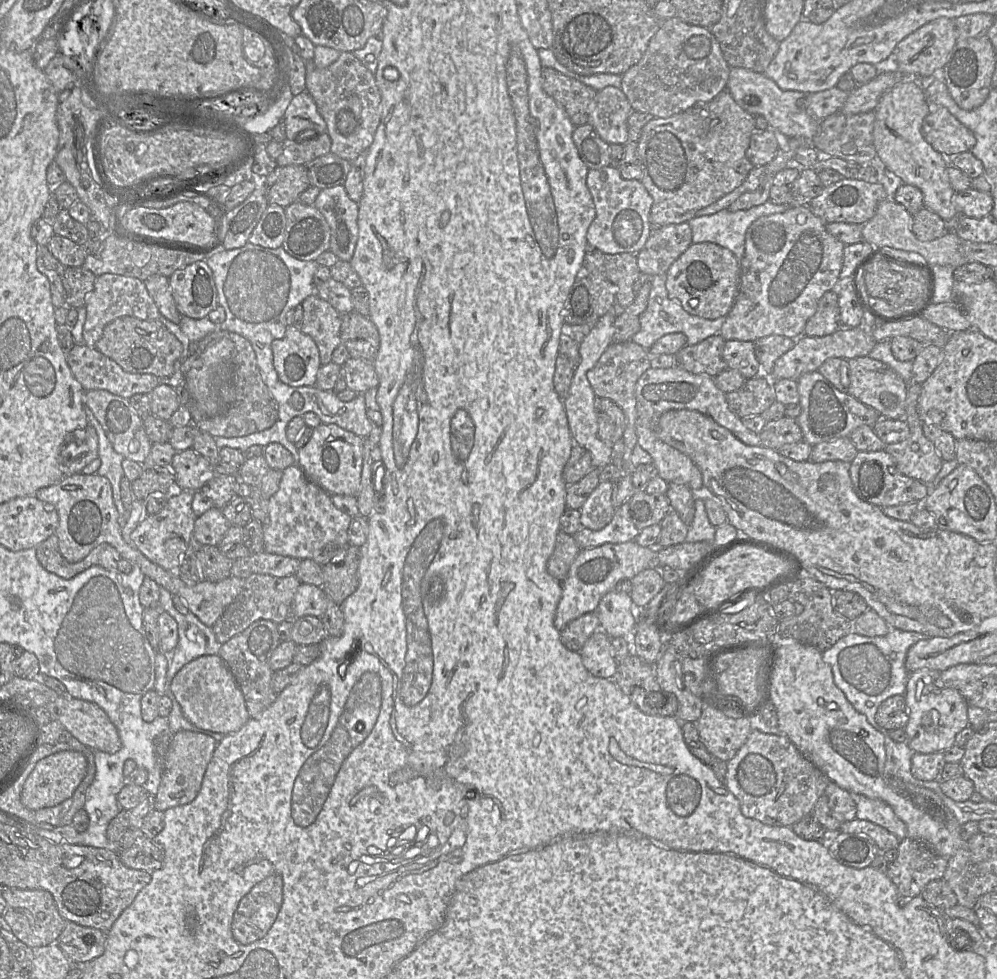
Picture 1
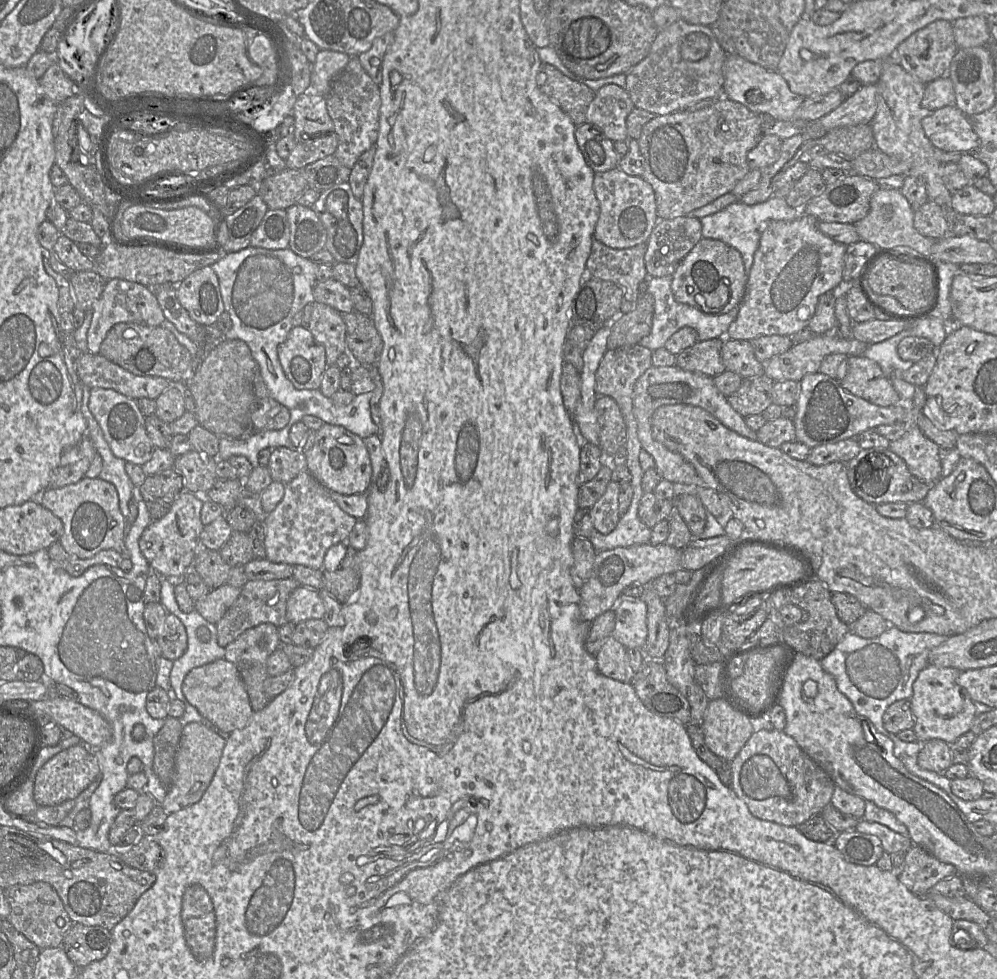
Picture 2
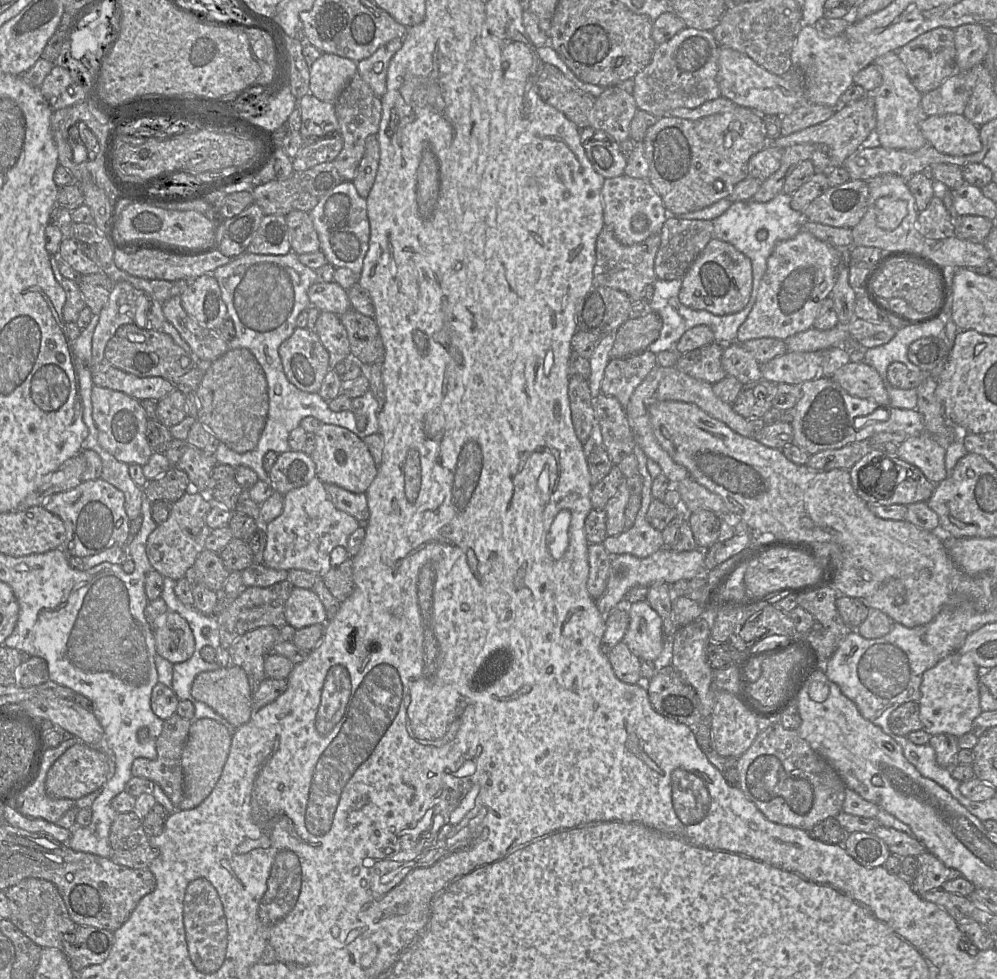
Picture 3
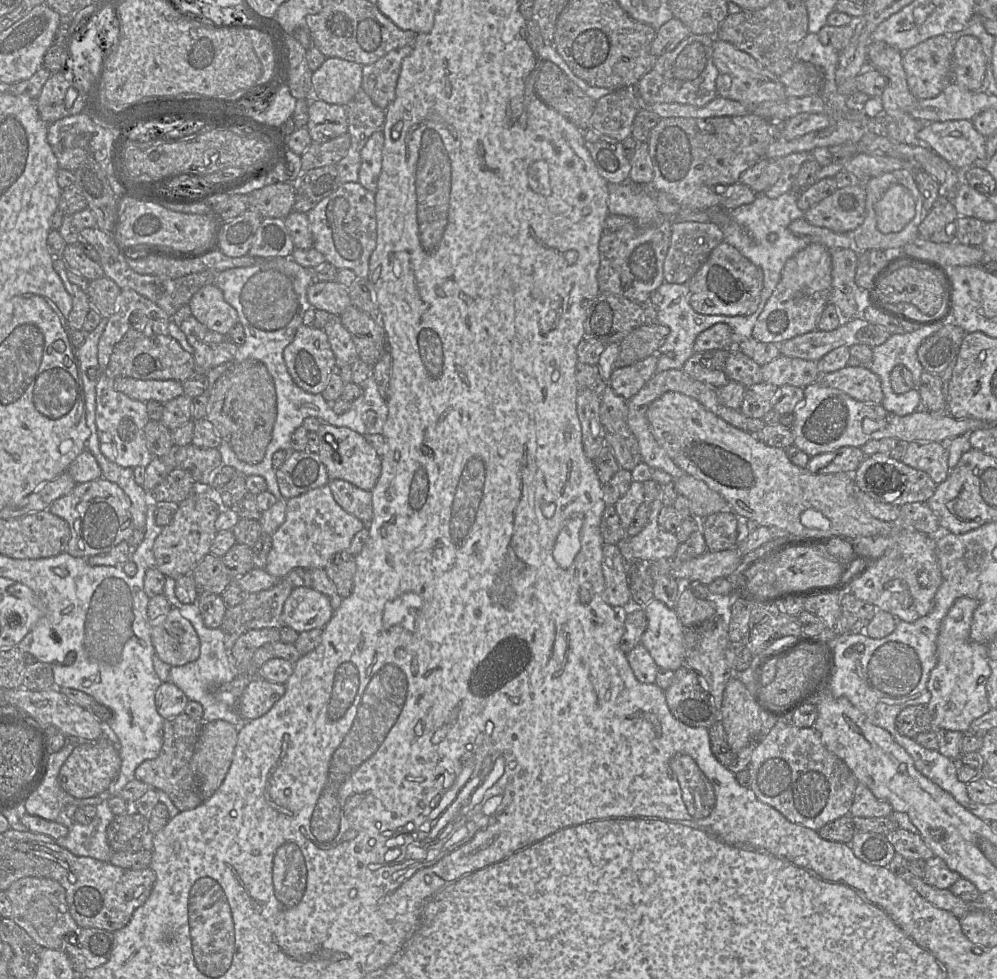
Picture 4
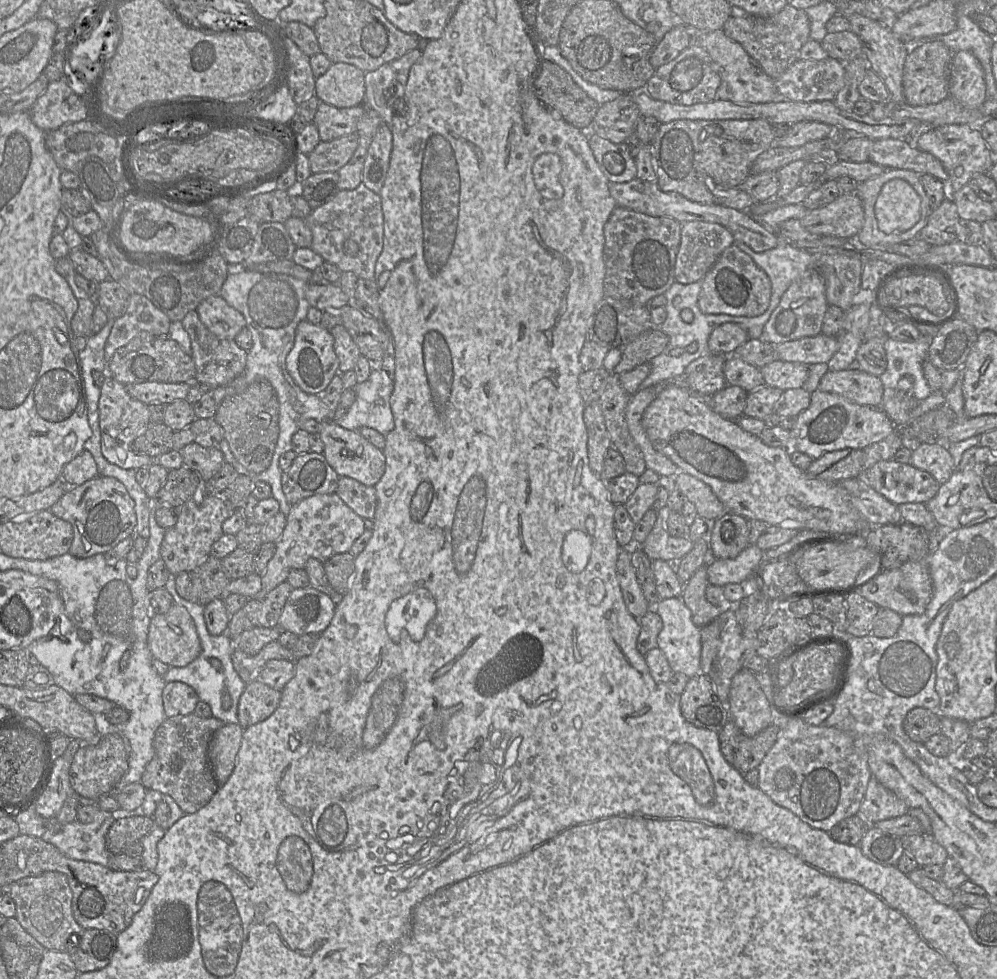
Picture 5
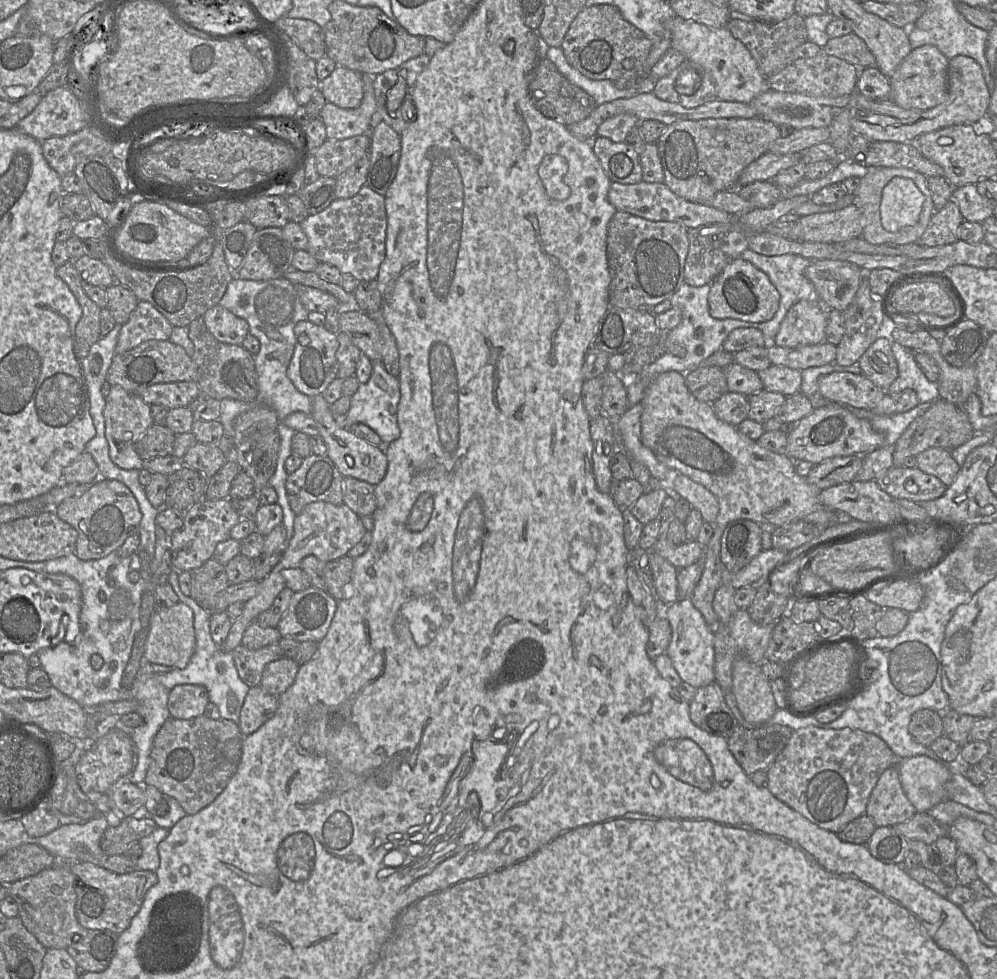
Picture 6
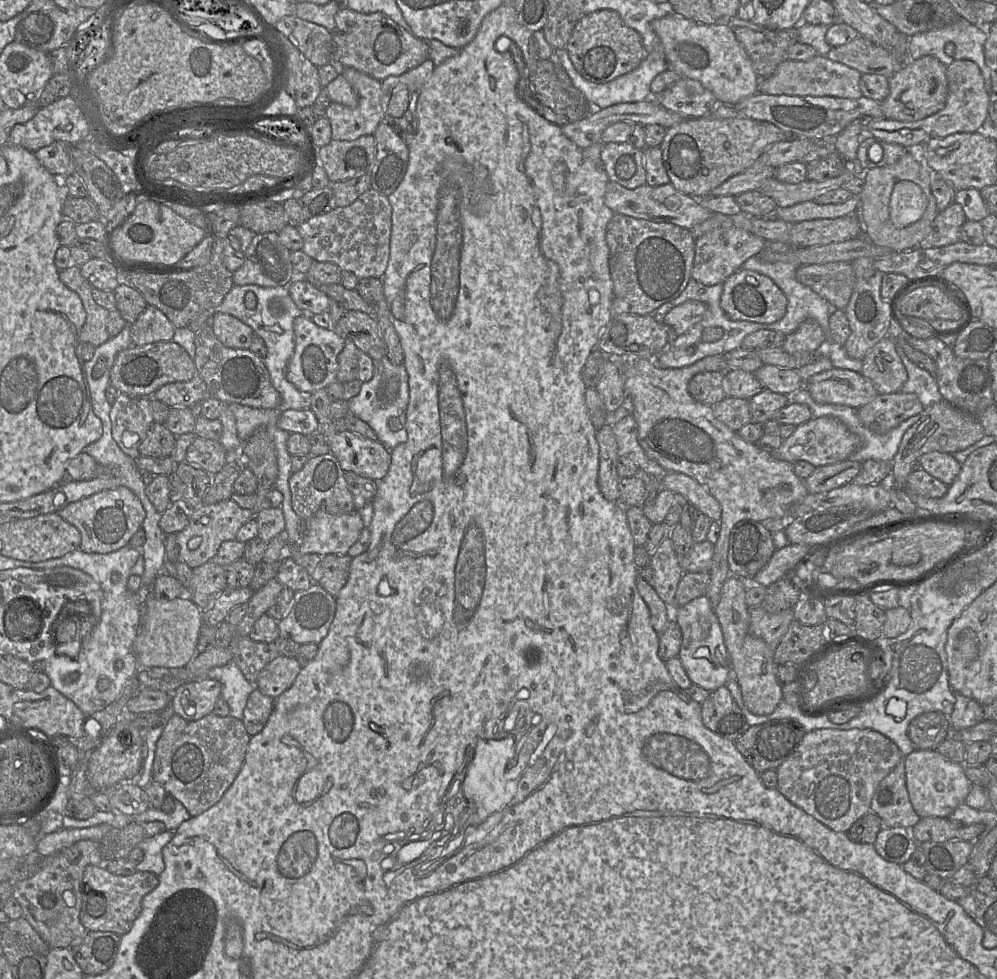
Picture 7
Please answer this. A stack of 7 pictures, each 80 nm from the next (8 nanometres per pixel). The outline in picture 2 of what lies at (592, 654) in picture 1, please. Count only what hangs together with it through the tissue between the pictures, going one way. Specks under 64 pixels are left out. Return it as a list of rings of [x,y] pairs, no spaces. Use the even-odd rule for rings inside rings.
[[[612,637],[608,638],[595,659],[597,669],[602,675],[631,684],[635,674],[630,665],[628,651],[621,642]]]

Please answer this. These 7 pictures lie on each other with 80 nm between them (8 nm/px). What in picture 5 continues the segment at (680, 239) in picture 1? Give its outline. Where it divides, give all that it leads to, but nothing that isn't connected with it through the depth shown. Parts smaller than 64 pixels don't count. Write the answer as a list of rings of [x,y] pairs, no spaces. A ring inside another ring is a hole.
[[[703,221],[681,224],[675,280],[681,284],[700,282],[720,255],[736,240],[728,229],[719,224]]]

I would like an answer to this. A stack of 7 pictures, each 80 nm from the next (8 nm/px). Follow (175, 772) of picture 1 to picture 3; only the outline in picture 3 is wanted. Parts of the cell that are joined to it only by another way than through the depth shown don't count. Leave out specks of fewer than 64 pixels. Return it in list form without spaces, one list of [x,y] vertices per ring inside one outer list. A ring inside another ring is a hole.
[[[210,719],[191,721],[186,744],[182,752],[182,769],[184,775],[184,798],[177,810],[189,810],[200,805],[211,793],[219,780],[227,760],[232,735],[221,723]]]

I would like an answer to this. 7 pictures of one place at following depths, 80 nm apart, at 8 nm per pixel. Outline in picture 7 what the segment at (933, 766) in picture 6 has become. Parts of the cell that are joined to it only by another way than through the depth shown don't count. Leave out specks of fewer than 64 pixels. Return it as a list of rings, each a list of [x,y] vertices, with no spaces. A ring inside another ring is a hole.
[[[915,750],[904,757],[909,800],[920,818],[948,818],[964,803],[973,784],[965,775],[964,764],[944,758],[936,750]]]

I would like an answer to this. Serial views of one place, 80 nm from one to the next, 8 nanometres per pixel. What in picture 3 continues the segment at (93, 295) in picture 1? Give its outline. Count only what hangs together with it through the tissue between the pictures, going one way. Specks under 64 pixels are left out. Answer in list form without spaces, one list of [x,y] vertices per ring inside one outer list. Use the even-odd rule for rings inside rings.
[[[128,282],[115,283],[107,303],[99,313],[99,321],[93,333],[91,366],[104,361],[106,344],[121,325],[134,324],[142,329],[162,330],[165,321],[162,303]]]

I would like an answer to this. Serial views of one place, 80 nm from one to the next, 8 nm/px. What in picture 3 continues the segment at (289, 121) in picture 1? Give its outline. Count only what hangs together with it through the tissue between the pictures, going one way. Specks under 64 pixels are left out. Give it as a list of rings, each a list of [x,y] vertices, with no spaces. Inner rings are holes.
[[[311,93],[299,99],[301,112],[300,134],[304,145],[339,134],[334,103],[319,100]]]

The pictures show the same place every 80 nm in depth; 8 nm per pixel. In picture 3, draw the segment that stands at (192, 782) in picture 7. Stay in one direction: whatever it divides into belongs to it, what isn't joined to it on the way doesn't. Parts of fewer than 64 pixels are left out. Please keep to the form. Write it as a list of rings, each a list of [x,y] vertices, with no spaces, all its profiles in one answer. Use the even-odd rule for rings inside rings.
[[[177,714],[166,719],[163,724],[162,732],[157,738],[156,759],[151,760],[144,757],[138,757],[133,761],[131,768],[133,776],[144,777],[157,783],[175,807],[177,807],[184,798],[184,775],[181,759],[188,738],[190,725],[190,720],[182,718]]]

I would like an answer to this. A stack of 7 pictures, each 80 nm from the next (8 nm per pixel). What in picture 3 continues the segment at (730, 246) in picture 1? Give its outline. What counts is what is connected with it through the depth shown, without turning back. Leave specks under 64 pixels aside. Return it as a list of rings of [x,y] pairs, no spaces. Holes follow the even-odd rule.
[[[785,193],[778,194],[769,202],[761,203],[753,200],[733,202],[730,208],[721,216],[712,220],[714,239],[722,240],[733,245],[738,251],[748,257],[752,263],[753,286],[751,296],[756,296],[763,278],[767,260],[773,253],[777,243],[794,238],[801,230],[803,212],[791,208],[791,196]],[[759,230],[766,230],[768,236],[760,241],[757,238]]]

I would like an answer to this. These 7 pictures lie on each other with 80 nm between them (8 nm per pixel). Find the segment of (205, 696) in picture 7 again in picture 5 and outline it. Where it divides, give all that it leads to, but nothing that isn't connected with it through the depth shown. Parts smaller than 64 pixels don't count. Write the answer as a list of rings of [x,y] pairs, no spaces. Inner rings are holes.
[[[181,681],[167,682],[162,699],[167,717],[191,714],[200,701],[195,690]]]

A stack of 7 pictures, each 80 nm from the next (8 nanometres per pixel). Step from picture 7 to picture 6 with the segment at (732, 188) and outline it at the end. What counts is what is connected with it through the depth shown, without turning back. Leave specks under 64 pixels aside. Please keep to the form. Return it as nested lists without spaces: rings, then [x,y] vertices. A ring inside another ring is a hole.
[[[767,151],[743,170],[737,186],[746,186],[757,181],[774,181],[782,170],[800,162],[801,156],[802,153],[776,155]]]

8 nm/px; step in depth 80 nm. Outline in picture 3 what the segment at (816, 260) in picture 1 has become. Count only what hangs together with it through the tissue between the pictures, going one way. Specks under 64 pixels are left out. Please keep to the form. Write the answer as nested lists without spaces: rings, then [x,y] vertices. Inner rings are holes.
[[[800,231],[794,238],[777,243],[767,260],[755,304],[739,327],[736,342],[758,338],[787,338],[813,328],[823,301],[830,297],[842,263],[841,249]]]

